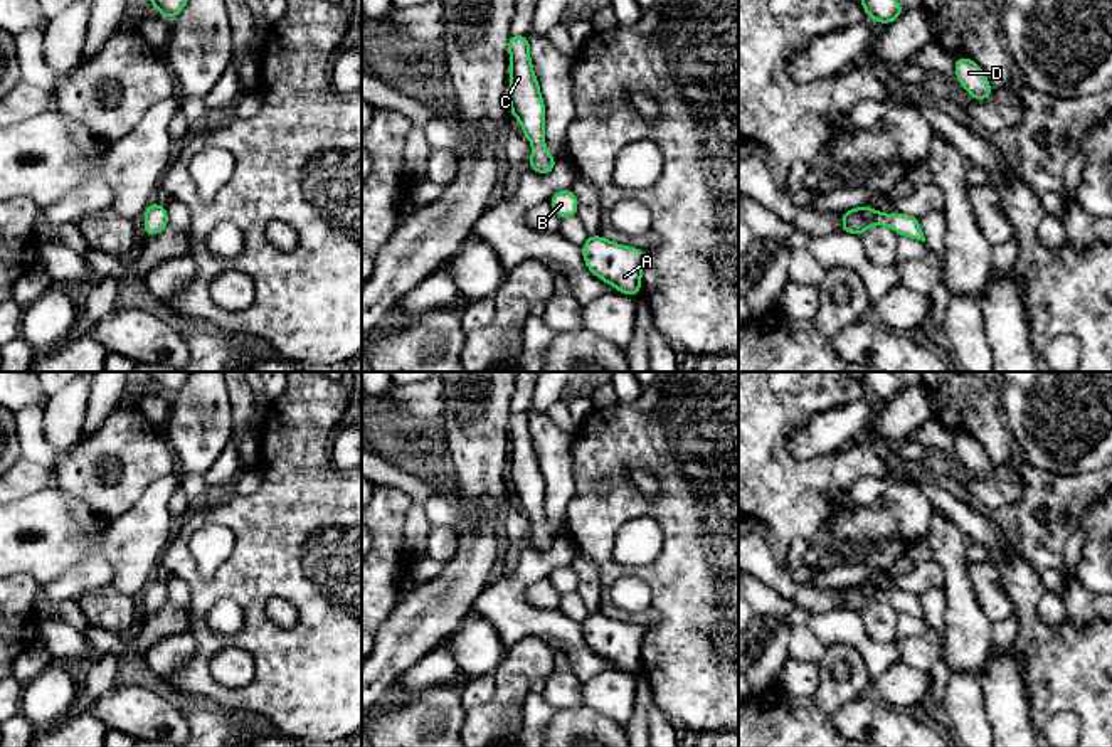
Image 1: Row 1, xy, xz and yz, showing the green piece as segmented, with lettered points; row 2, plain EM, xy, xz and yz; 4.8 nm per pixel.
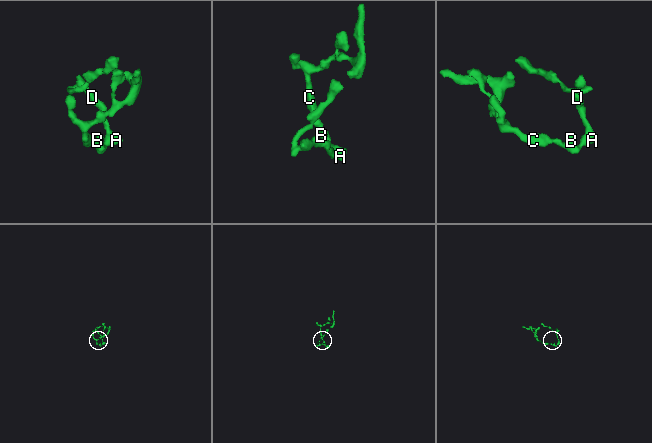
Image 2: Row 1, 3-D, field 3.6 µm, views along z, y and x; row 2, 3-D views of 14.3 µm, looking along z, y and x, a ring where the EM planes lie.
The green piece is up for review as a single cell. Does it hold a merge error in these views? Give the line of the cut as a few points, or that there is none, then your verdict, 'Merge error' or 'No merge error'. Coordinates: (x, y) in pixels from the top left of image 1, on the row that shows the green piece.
No split. No merge error

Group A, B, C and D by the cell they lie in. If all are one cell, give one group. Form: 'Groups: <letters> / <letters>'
Groups: A B C D

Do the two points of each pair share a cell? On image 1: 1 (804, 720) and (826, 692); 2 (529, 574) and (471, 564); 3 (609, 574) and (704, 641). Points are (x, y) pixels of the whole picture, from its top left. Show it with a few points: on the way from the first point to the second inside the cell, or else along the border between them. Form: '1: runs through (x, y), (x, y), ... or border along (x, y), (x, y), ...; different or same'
1: border along (811, 697), (830, 715); different
2: border along (488, 584), (475, 599), (470, 614); different
3: runs through (636, 571), (646, 572), (688, 614); same

